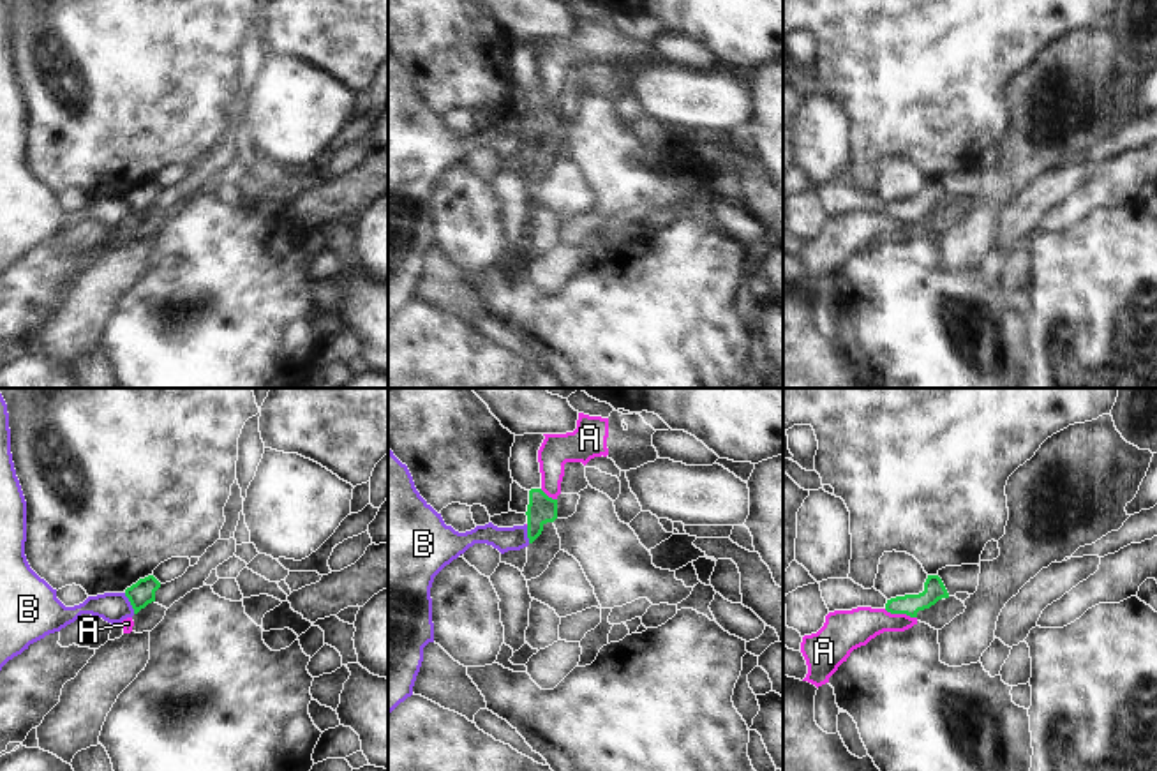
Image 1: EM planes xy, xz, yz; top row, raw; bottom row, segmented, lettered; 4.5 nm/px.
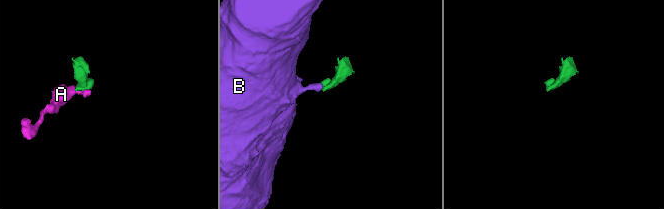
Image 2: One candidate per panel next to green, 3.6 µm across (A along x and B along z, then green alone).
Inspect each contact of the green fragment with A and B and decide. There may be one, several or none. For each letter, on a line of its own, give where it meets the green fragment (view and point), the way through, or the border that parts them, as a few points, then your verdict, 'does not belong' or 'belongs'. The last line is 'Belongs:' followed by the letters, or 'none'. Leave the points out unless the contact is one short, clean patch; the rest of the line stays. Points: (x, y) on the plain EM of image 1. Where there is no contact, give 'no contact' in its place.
A: yz (900, 217) | along yz (884, 214), (916, 223) | does not belong
B: xy (131, 209) | along xy (124, 198), (134, 217) | does not belong
Belongs: none

